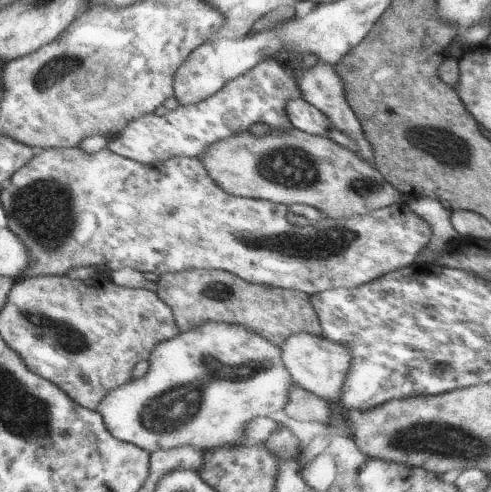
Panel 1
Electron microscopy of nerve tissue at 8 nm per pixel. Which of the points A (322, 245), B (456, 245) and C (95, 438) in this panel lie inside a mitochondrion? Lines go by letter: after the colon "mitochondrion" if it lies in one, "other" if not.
A: mitochondrion
B: other
C: other

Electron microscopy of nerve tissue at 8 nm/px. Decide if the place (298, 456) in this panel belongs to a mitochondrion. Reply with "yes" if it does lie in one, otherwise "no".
no

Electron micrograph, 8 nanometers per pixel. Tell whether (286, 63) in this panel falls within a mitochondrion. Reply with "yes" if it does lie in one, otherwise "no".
no

